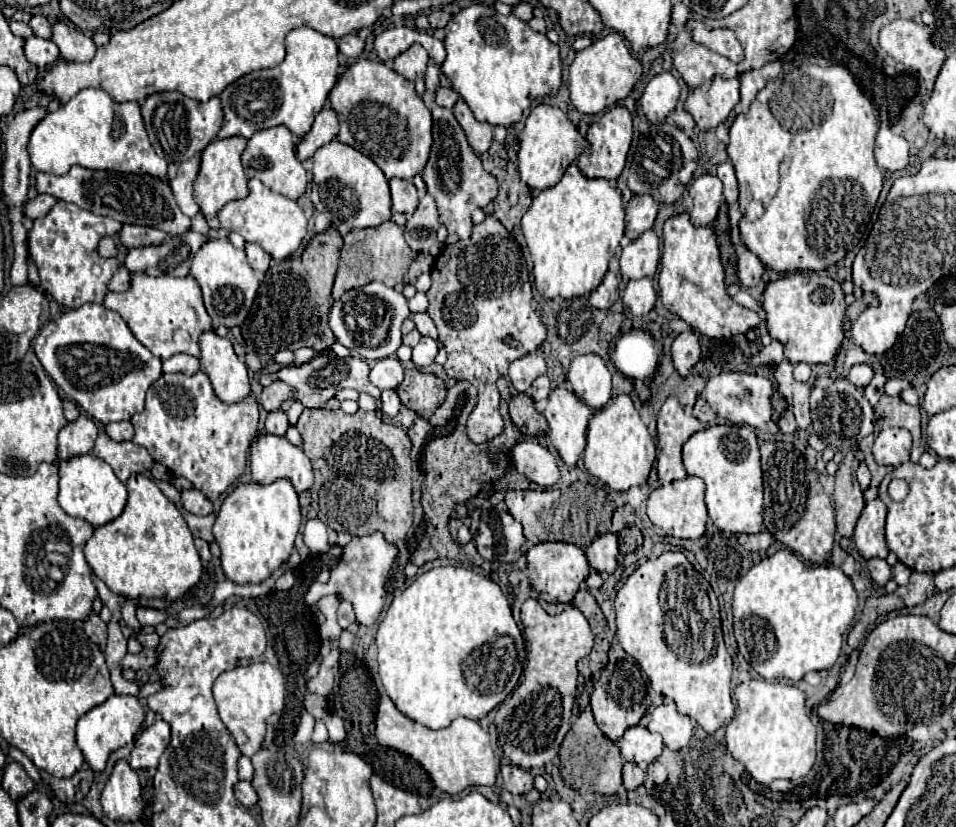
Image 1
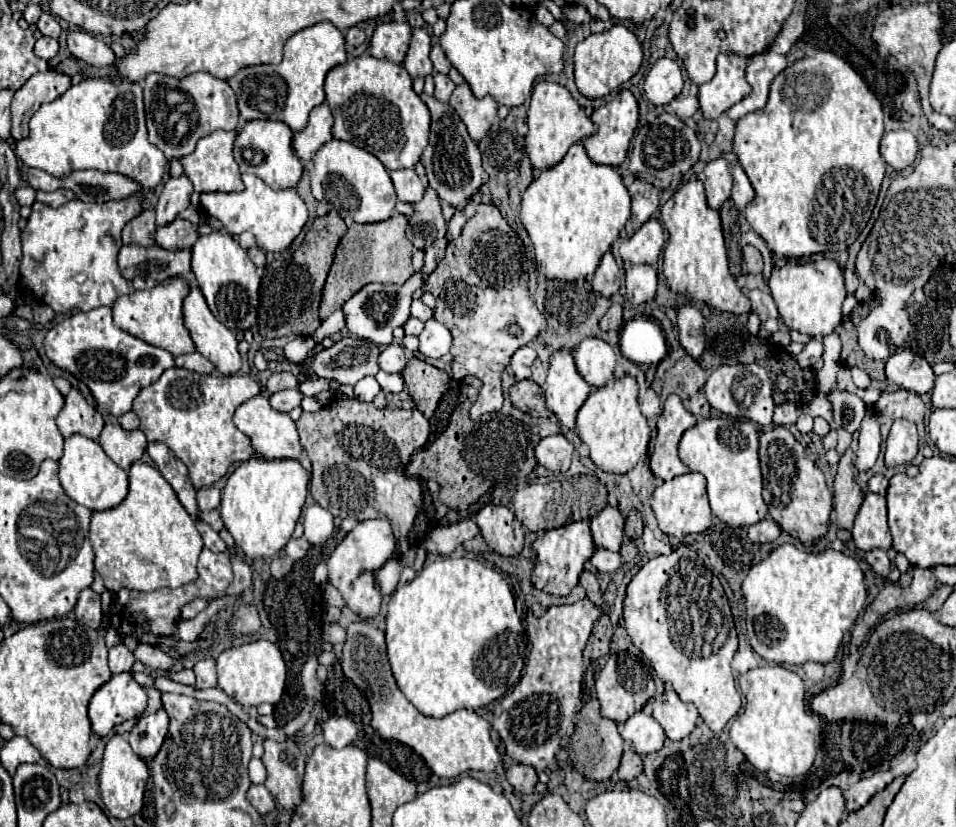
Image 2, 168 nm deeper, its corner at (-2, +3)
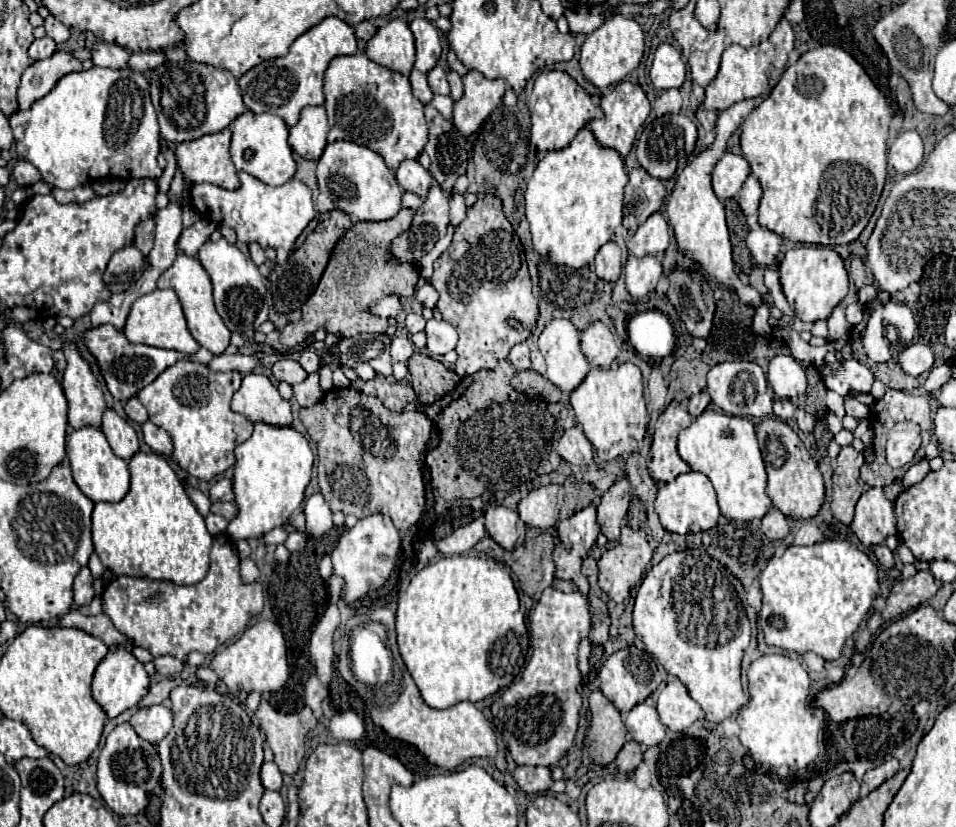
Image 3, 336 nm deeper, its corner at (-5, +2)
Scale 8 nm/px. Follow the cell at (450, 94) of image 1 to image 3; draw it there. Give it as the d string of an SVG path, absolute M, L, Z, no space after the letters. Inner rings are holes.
M434 66L428 72L428 84L430 84L430 88L432 88L434 94L450 94L448 80L446 80L446 74L444 74L442 66Z

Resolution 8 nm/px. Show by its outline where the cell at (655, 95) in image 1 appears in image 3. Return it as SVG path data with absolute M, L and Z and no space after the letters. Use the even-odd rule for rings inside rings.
M660 44L654 52L650 80L658 90L680 88L686 76L686 64L682 62L680 52L672 44Z

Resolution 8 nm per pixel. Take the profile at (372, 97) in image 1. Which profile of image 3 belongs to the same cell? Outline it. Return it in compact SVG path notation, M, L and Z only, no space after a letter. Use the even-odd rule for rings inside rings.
M354 54L354 56L336 56L324 76L324 108L328 116L328 142L336 140L348 140L360 146L366 146L374 152L378 152L390 170L396 170L402 160L406 158L418 158L426 144L426 132L428 124L424 118L424 104L412 96L410 80L398 72L392 72L376 62L372 62L366 54Z

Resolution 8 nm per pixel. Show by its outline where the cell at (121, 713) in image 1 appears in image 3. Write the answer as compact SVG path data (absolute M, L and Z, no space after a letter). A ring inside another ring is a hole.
M124 648L108 650L108 654L102 658L94 672L92 680L92 696L94 700L104 708L108 718L116 718L120 712L128 710L130 706L136 706L148 692L150 678L144 670L144 664L136 660L136 656Z

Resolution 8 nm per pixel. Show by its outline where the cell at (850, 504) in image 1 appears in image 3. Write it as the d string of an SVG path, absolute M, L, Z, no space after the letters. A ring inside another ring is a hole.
M844 446L838 454L838 466L834 470L832 484L832 514L842 524L850 524L854 516L854 506L862 496L860 468L864 464L862 452L856 452L852 446Z

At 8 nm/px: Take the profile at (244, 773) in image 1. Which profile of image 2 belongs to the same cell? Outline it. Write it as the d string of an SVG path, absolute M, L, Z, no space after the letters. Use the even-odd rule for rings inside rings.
M261 759L249 761L249 779L251 779L251 783L263 783L265 781L265 765L261 763Z

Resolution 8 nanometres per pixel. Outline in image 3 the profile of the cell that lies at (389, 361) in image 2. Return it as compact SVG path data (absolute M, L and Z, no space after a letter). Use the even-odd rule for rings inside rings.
M396 336L392 340L392 362L406 362L414 352L416 352L416 346L412 344L412 340L404 336Z

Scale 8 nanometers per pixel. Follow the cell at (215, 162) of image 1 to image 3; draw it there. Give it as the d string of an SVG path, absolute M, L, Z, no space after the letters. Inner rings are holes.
M230 128L216 134L206 134L190 142L176 144L176 162L192 182L210 182L226 190L236 190L240 180L230 160Z

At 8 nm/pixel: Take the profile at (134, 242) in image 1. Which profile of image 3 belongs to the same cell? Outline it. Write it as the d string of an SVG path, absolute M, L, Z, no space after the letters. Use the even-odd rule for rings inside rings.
M198 220L196 224L192 224L190 228L186 228L178 240L178 250L188 254L188 256L196 256L198 250L202 248L202 244L210 238L210 234L216 230L218 226L214 222L208 220Z

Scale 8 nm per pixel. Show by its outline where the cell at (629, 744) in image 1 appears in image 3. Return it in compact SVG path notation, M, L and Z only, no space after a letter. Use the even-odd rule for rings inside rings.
M640 702L636 704L628 714L626 714L626 720L624 720L626 728L628 728L628 734L638 742L638 744L644 744L644 746L654 746L654 744L660 744L666 736L664 732L664 726L658 718L658 712L654 706L648 706L646 702Z

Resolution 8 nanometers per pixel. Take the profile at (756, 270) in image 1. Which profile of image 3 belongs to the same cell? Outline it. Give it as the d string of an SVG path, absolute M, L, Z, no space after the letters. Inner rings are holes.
M758 228L758 230L752 230L746 238L746 244L752 252L752 258L756 260L756 264L760 266L770 266L776 256L780 254L780 248L782 248L782 236L768 230L768 228Z

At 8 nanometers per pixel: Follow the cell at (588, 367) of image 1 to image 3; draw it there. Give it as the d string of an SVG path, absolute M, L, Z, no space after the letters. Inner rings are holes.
M592 322L582 330L582 350L592 366L610 368L610 364L616 360L618 344L604 322Z

